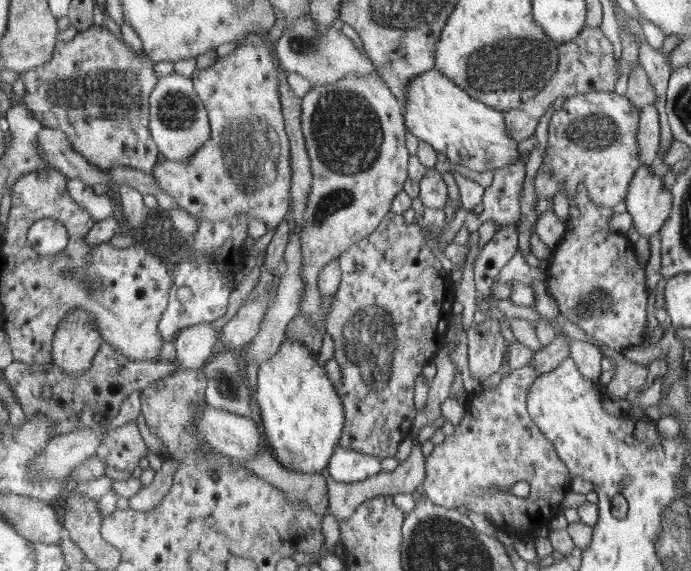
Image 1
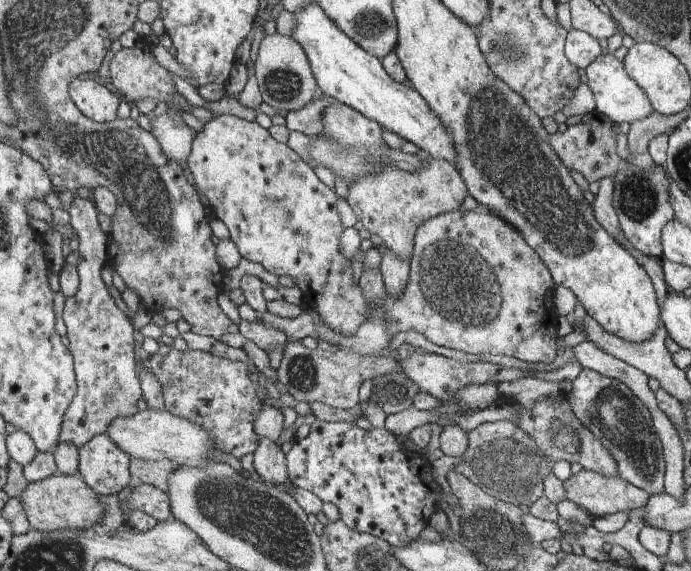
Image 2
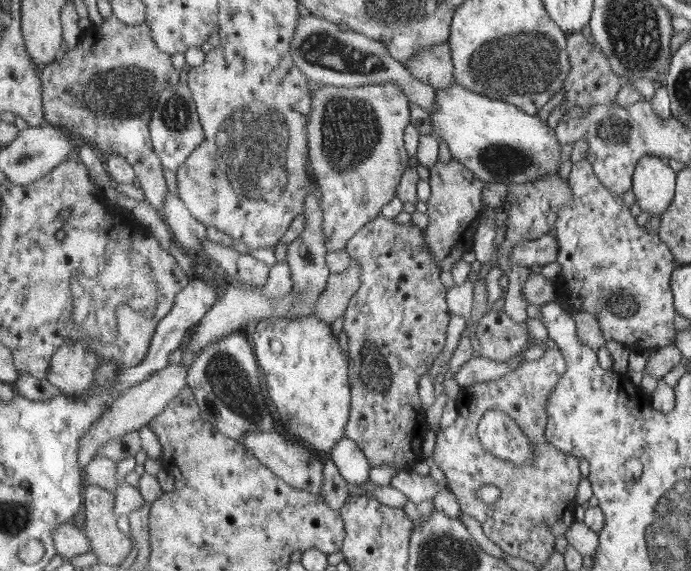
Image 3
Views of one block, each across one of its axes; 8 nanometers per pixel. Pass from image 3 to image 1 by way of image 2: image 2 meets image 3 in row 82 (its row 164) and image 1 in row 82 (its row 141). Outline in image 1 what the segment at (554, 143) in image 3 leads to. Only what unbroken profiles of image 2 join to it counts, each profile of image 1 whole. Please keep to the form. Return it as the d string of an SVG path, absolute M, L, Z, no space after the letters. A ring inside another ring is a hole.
M436 68L414 77L406 92L404 106L410 134L419 142L429 143L437 154L446 156L451 163L486 173L505 168L521 158L518 142L507 127L505 112L475 99Z

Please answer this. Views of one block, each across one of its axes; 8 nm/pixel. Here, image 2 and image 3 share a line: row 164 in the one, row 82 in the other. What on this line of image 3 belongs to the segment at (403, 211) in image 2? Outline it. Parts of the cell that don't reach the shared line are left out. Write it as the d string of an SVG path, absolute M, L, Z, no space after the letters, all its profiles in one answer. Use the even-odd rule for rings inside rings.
M449 41L420 49L405 62L405 67L414 78L435 90L448 88L455 78L455 64Z

